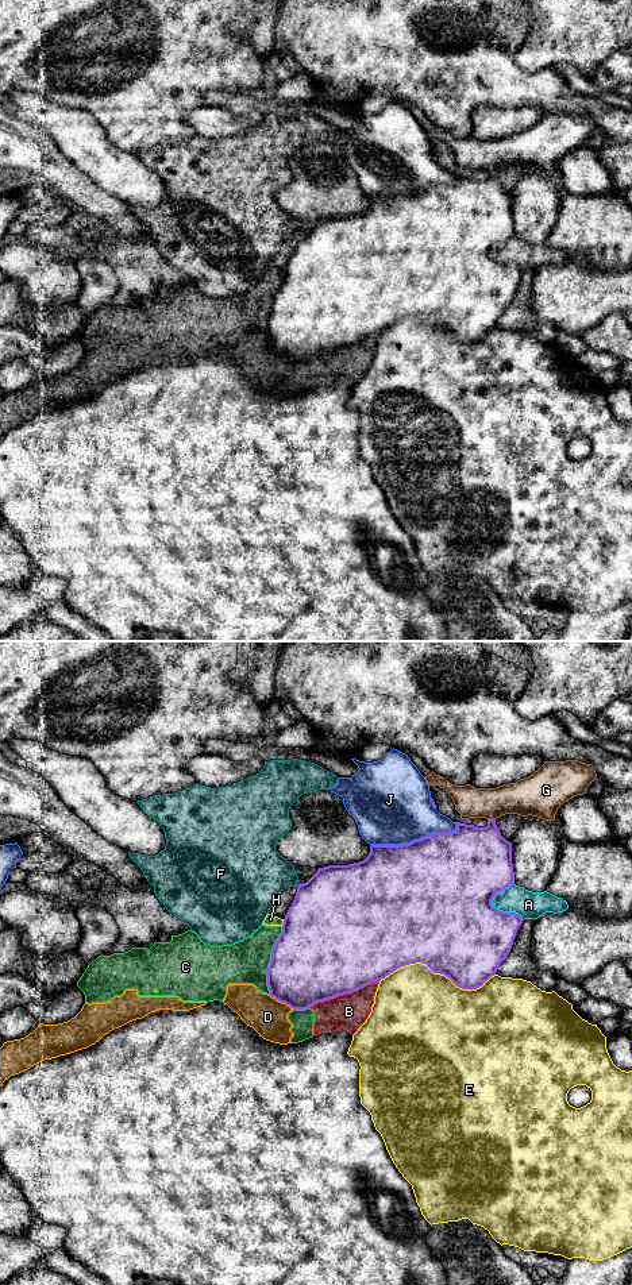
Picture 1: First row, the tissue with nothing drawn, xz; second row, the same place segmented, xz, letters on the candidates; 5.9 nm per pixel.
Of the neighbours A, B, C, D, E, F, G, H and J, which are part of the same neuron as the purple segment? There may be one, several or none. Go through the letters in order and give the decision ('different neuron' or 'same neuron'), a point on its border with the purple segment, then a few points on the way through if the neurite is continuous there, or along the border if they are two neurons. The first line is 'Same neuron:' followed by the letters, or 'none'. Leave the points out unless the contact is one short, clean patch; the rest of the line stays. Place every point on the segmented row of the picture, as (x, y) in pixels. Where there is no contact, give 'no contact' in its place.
Same neuron: none
A: different neuron; contact xz (494, 907)
B: different neuron; contact xz (343, 994)
C: different neuron; contact xz (270, 960)
D: different neuron; contact xz (281, 1002)
E: different neuron; contact xz (436, 972)
F: different neuron; contact xz (299, 886)
G: different neuron; contact xz (492, 819)
H: different neuron; contact xz (284, 922)
J: different neuron; contact xz (415, 840)

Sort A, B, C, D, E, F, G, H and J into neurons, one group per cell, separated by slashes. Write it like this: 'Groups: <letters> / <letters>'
Groups: A / B C D H / E / F / G / J

